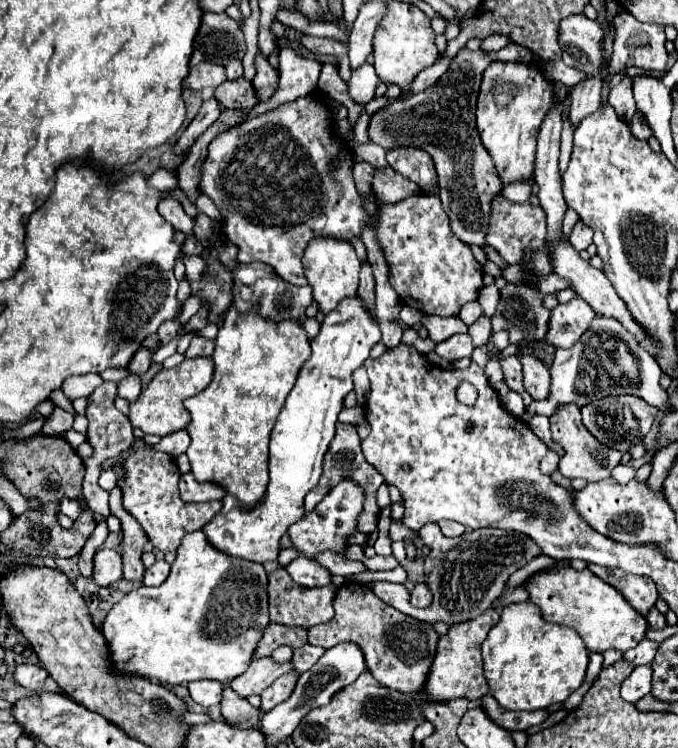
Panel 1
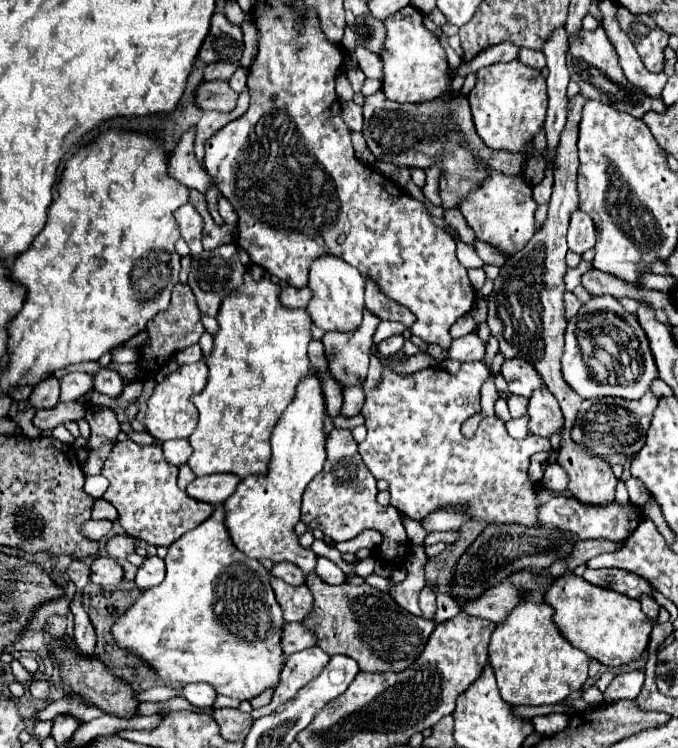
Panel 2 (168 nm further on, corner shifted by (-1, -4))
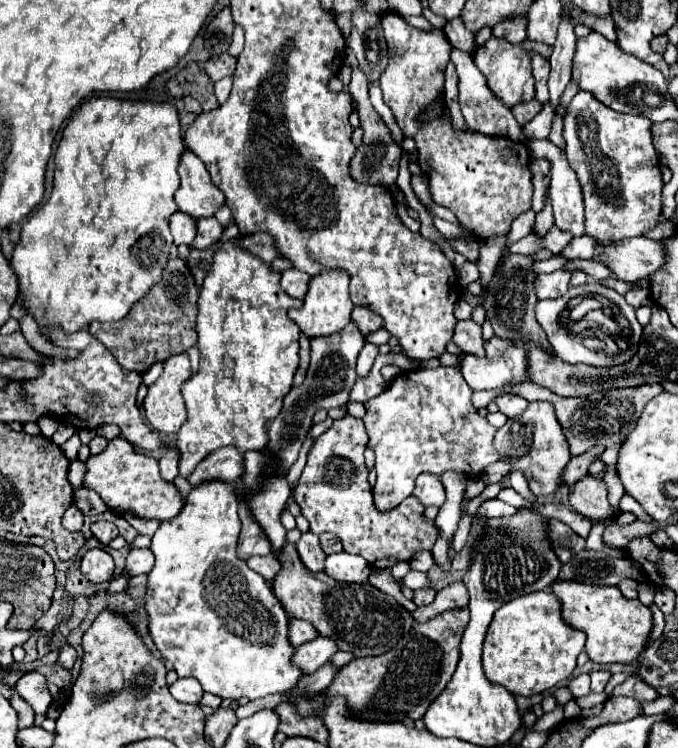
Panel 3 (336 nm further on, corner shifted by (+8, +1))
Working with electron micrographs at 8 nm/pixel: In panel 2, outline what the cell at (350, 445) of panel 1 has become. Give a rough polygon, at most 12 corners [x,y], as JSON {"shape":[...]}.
{"shape":[[347,429],[303,495],[301,523],[333,541],[383,533],[379,561],[399,567],[409,541]]}

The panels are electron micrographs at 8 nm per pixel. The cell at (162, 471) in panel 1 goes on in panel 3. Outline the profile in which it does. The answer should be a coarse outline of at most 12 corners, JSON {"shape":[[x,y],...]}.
{"shape":[[114,438],[90,456],[84,488],[160,522],[184,498],[158,460]]}

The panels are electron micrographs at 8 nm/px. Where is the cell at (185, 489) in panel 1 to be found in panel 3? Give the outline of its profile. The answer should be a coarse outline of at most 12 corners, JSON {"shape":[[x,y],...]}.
{"shape":[[234,446],[214,450],[188,482],[236,482],[244,456]]}

